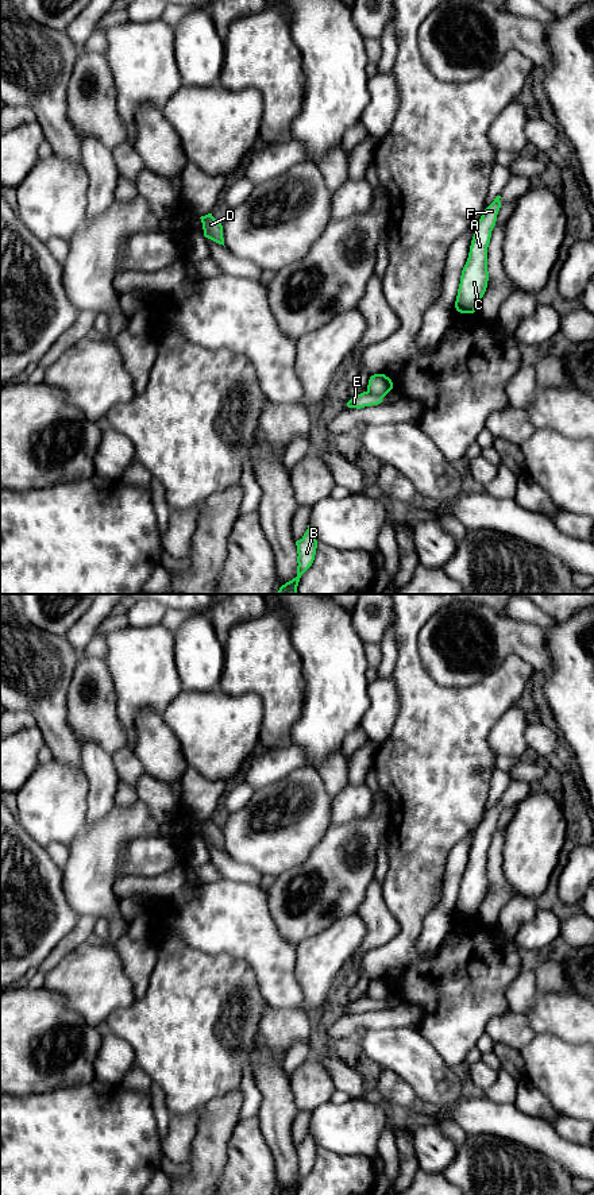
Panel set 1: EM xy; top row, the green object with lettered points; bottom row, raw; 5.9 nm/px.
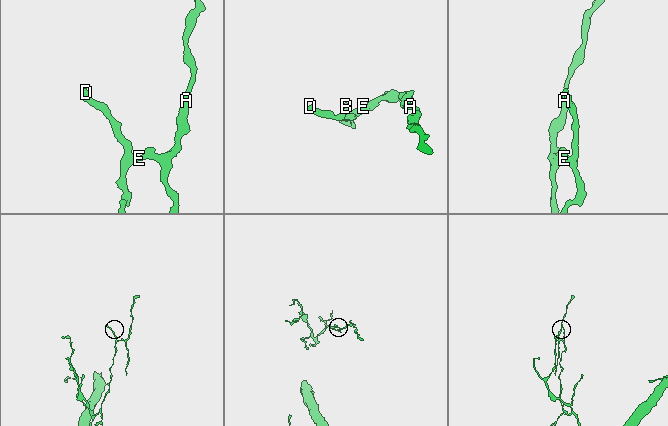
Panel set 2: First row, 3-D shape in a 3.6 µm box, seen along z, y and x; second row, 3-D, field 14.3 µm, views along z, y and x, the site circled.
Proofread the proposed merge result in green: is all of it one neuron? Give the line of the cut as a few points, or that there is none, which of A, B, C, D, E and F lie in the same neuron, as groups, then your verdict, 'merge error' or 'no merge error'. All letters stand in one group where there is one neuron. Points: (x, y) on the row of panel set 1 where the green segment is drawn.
cut in xy along (367, 390), (381, 400); A C F / B D E; merge error

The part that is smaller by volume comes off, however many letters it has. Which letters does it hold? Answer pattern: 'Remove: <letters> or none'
Remove: A, C, F

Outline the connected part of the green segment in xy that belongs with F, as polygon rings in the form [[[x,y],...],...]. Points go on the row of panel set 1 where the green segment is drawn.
[[[501,196],[494,198],[475,224],[468,258],[462,270],[455,301],[455,308],[460,313],[474,313],[486,292],[489,281],[487,247],[501,208],[500,198]]]

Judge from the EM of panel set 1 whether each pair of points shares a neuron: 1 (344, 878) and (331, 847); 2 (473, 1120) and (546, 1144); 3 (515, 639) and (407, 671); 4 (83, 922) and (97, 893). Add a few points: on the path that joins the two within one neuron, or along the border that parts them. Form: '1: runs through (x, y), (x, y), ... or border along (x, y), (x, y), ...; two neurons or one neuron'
1: runs through (340, 870), (339, 855); one neuron
2: runs through (490, 1120), (506, 1120), (528, 1130); one neuron
3: border along (417, 635), (423, 667), (436, 682), (447, 687); two neurons
4: border along (78, 914), (92, 914), (97, 918); two neurons

